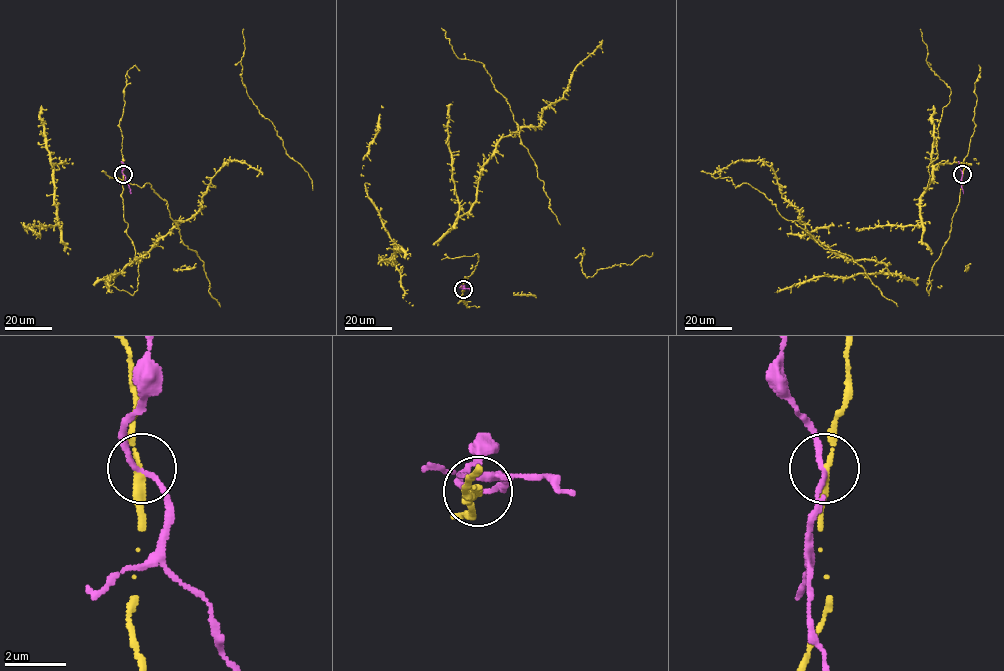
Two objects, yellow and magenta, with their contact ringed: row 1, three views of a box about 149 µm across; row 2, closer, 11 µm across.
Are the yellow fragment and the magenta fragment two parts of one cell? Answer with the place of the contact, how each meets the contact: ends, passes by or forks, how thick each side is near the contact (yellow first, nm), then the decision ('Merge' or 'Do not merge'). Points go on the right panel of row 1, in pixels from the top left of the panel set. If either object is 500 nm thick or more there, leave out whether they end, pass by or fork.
Place: (962, 174). At the ring yellow passes by. At the ring magenta passes by. Thickness 220 nm (yellow) against 150 nm. Do not merge

